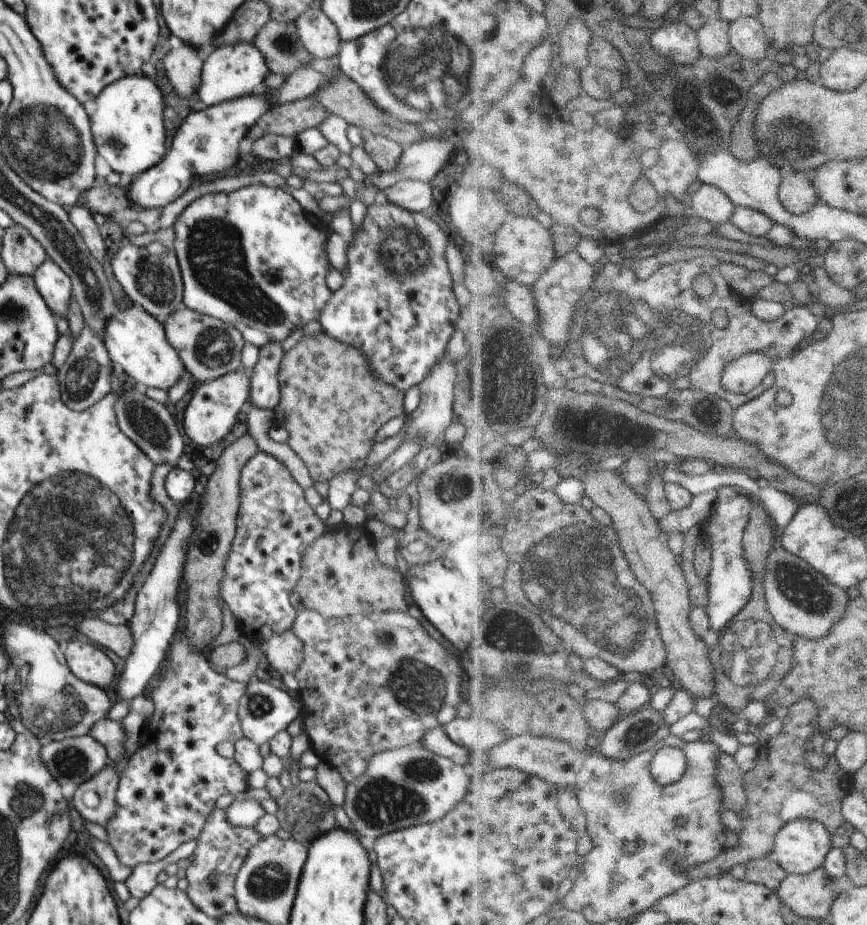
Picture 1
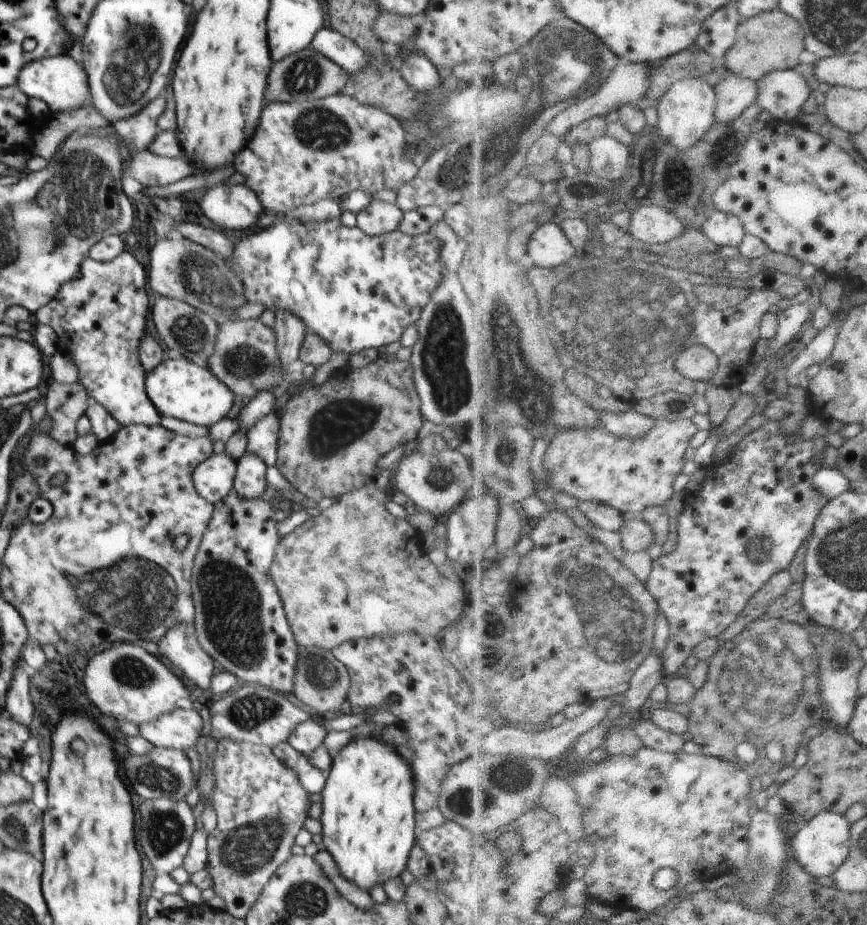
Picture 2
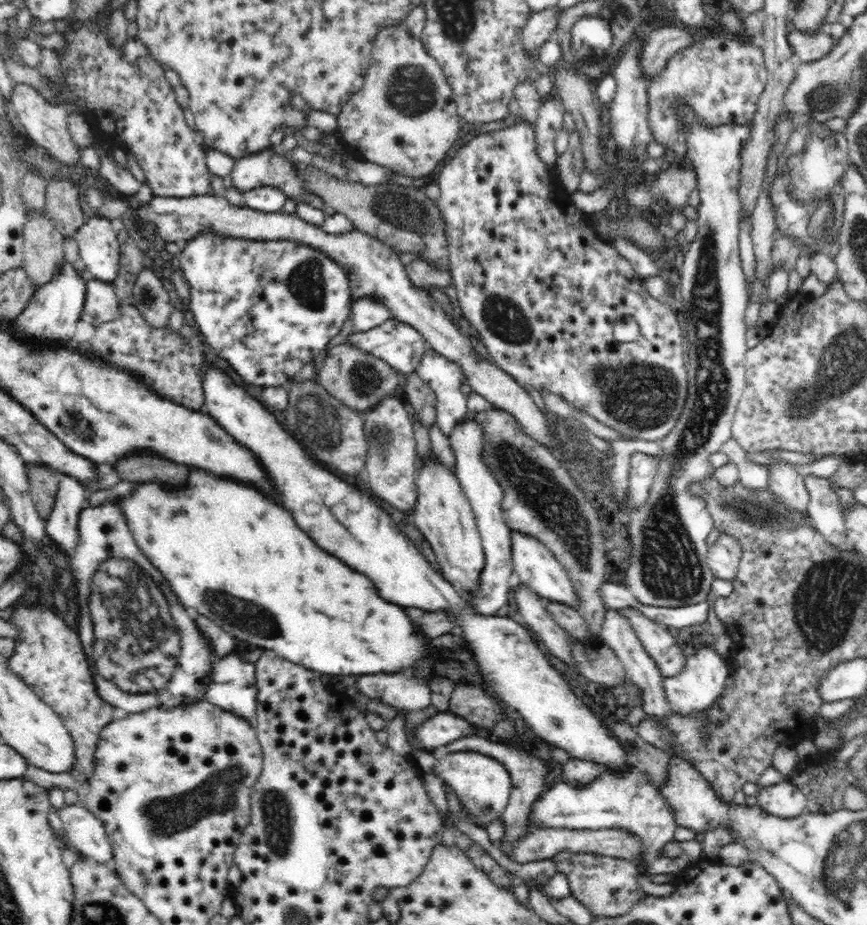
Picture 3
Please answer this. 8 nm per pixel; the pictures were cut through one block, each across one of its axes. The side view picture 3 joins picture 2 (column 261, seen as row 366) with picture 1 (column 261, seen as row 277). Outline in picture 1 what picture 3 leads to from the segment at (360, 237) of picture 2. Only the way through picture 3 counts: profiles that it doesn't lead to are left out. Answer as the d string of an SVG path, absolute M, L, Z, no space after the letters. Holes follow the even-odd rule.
M261 184L244 186L232 192L217 192L205 194L202 198L197 198L180 213L173 224L176 238L174 240L175 253L181 268L181 276L184 284L183 305L196 312L217 318L235 326L241 332L246 343L253 344L258 348L263 347L268 342L282 343L297 328L302 328L312 320L319 320L322 310L326 308L328 300L332 298L332 293L326 286L326 275L330 269L328 260L327 242L328 232L326 228L318 229L310 224L306 218L306 210L288 192L281 188L272 188Z

